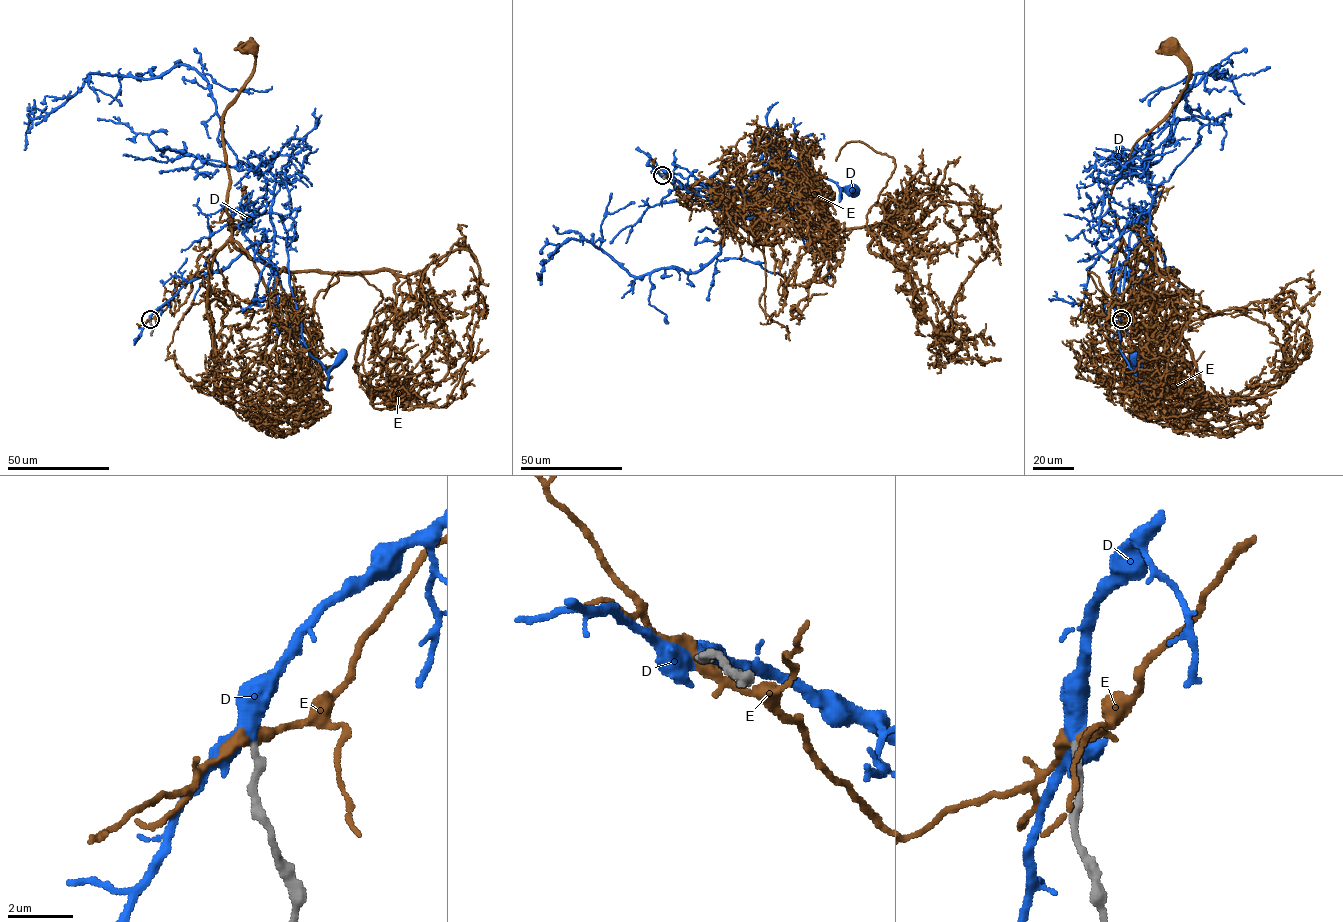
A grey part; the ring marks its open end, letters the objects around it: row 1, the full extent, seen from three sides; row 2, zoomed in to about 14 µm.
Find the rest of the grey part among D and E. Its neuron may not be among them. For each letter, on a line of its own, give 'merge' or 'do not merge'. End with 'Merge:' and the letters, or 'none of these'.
D: merge
E: do not merge
Merge: D

